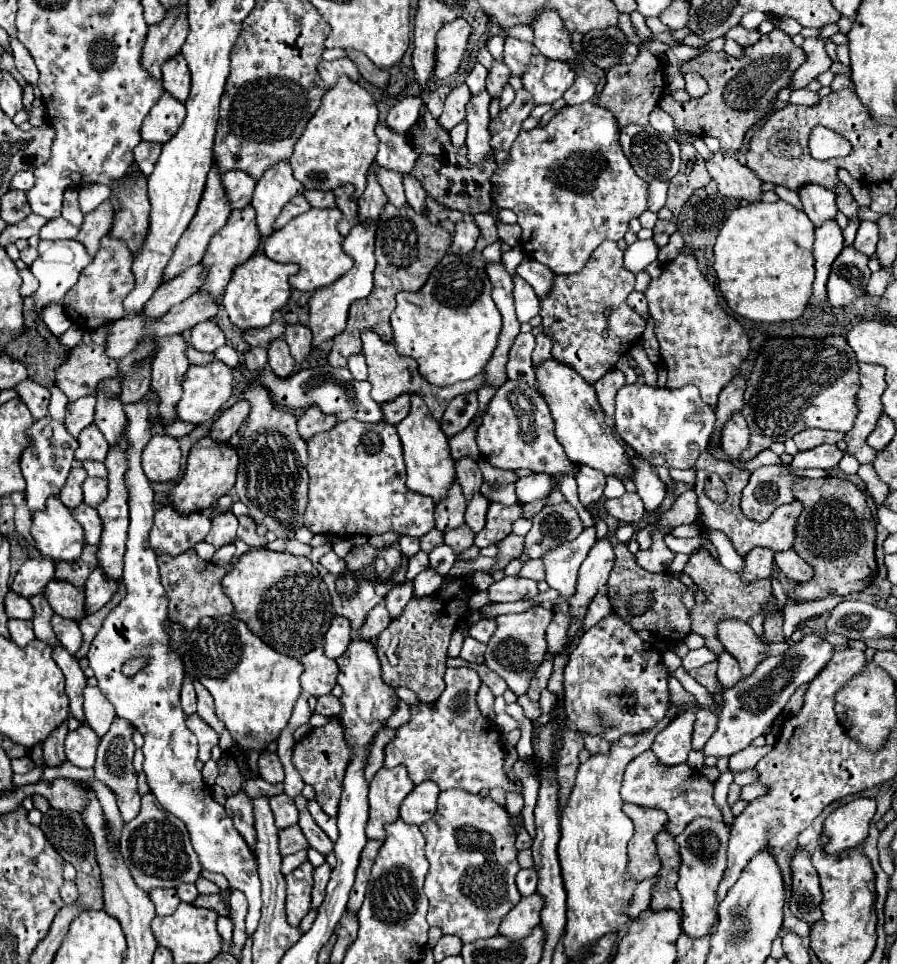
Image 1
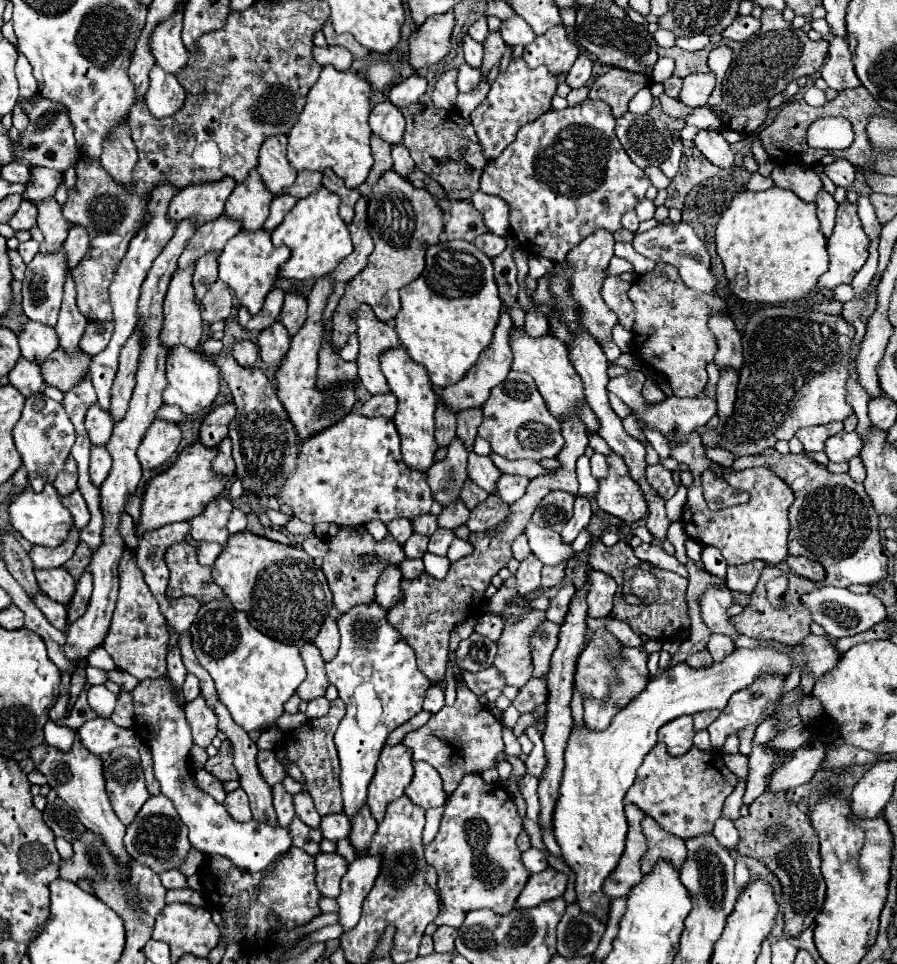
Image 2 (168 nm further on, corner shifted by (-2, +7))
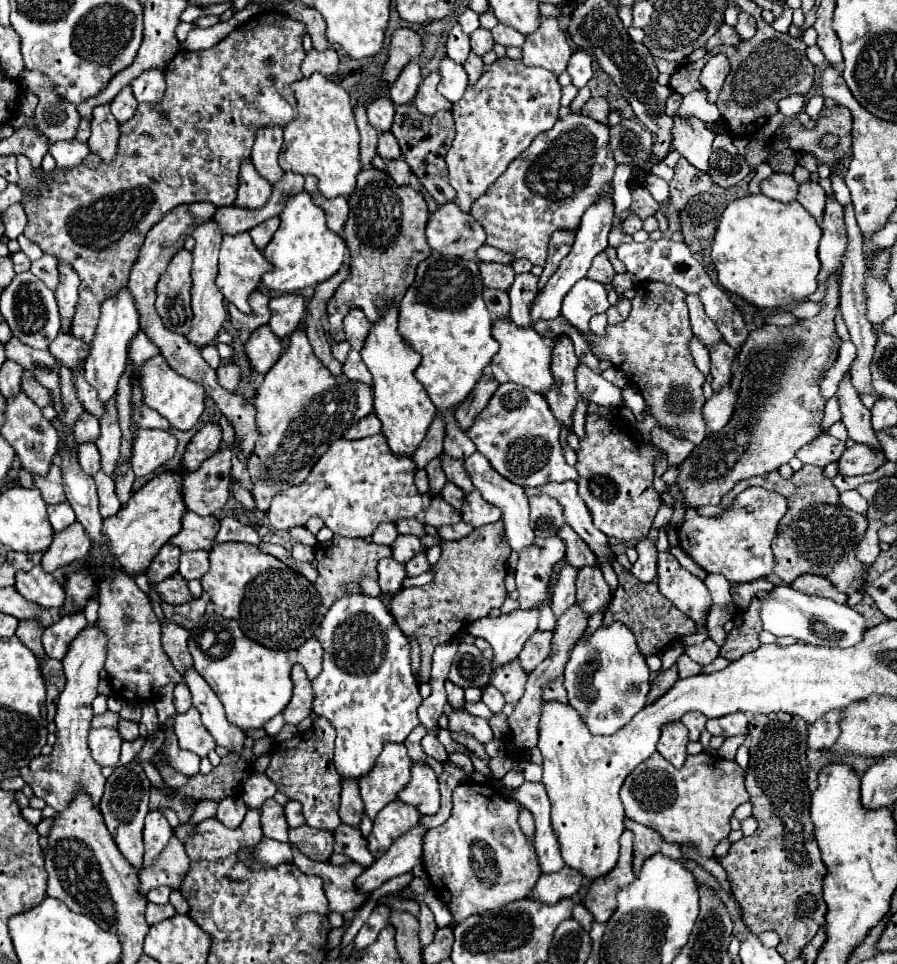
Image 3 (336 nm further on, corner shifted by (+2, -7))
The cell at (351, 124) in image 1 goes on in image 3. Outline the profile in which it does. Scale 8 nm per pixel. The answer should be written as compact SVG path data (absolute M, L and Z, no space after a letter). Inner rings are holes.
M312 74L292 84L298 100L298 116L284 126L284 146L280 152L280 166L284 172L314 174L318 188L326 198L348 198L354 192L360 166L360 134L354 120L354 106L350 94L330 78Z

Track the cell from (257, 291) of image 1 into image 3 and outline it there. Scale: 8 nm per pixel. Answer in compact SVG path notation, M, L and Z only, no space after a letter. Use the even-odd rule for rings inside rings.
M248 232L236 234L236 236L224 236L222 240L222 248L220 248L220 272L216 278L216 286L218 290L224 294L224 298L228 302L232 302L240 312L250 314L250 304L248 298L252 292L258 290L260 282L262 282L262 274L270 272L274 266L270 266L270 262L264 258L264 254L254 246L252 238Z

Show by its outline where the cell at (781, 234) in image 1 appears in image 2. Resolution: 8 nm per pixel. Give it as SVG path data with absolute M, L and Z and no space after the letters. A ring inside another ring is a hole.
M772 186L762 192L744 190L734 196L730 208L722 214L716 226L716 248L724 262L726 278L732 292L746 300L758 304L780 304L788 300L800 300L816 286L818 278L828 270L826 236L820 232L820 222L816 216L816 204L808 204L794 196L794 192Z

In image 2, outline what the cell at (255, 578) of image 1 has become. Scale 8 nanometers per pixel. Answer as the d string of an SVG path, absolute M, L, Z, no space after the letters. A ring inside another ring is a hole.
M238 532L238 534L232 534L232 536L228 538L224 550L218 554L218 558L216 558L214 566L212 566L212 578L214 578L214 582L224 590L224 594L226 594L228 600L234 604L234 608L246 612L248 622L250 622L256 630L260 630L260 632L264 632L266 636L270 636L270 638L274 638L274 640L280 640L280 642L284 642L284 644L298 644L300 640L302 640L302 642L312 642L312 638L318 634L318 628L322 626L322 622L324 622L324 618L328 616L330 606L332 606L332 592L330 592L330 588L328 588L328 582L326 582L320 566L318 566L306 552L302 552L300 548L294 548L294 546L284 546L284 544L280 544L280 542L272 542L272 540L262 538L262 536L256 536L256 534L252 534L252 532Z

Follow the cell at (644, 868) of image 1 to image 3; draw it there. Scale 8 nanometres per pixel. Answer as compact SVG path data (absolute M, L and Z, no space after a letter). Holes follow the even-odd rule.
M624 830L620 838L620 858L614 870L610 874L594 880L588 888L588 896L582 900L582 904L592 912L596 922L608 922L608 918L614 914L618 902L616 894L622 890L622 886L628 886L634 882L634 872L632 872L632 844L634 844L634 834L630 830Z

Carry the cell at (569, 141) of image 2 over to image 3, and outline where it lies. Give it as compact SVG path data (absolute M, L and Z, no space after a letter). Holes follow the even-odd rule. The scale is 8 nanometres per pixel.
M568 114L560 118L552 130L534 138L534 142L506 168L506 174L502 174L502 178L498 178L498 182L494 182L494 186L482 194L482 198L474 200L470 214L486 230L486 244L512 254L516 260L528 258L532 264L544 266L552 234L558 230L576 230L580 226L582 214L592 202L606 194L614 196L614 170L616 162L608 146L608 126L582 114Z

